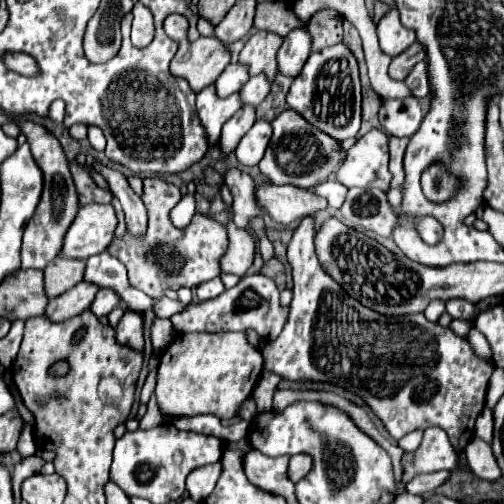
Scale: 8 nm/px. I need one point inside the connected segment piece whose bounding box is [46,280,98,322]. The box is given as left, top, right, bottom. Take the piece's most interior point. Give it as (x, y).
(77, 299)

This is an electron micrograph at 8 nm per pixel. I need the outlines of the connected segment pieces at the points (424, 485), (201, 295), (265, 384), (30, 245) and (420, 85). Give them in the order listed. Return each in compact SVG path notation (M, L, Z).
M434 472L434 474L418 474L410 484L408 484L408 492L412 494L432 494L436 492L442 484L446 484L446 480L450 478L452 472Z
M212 278L212 280L208 280L208 282L204 282L204 284L200 284L196 288L196 296L198 296L200 302L206 302L206 300L212 300L212 298L220 296L224 290L226 288L224 288L222 280L220 278Z
M262 372L256 388L254 388L254 400L256 400L256 408L258 408L258 414L260 412L268 412L272 410L272 396L274 392L278 390L278 382L280 382L280 376L272 374L272 372Z
M20 120L16 122L20 126L20 132L26 136L32 156L36 164L40 164L44 172L44 192L40 198L40 204L30 218L26 230L24 230L24 240L22 240L22 270L34 268L34 270L44 270L48 262L52 262L64 244L64 232L68 232L76 212L80 210L80 202L76 200L76 186L68 168L68 158L64 148L60 146L58 138L42 124L36 124L32 120Z
M418 62L414 66L414 70L408 74L408 78L404 80L408 84L408 88L412 90L412 94L418 100L424 100L430 96L430 80L428 80L428 62Z

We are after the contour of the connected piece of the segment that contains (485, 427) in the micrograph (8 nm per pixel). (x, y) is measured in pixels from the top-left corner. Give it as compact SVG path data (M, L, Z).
M484 408L476 420L474 434L482 438L486 444L492 444L492 408Z

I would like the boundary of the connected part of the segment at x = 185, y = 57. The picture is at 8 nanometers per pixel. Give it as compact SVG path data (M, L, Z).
M172 14L164 20L164 32L178 42L178 52L176 56L172 58L172 64L170 64L170 72L174 72L174 76L180 76L180 78L186 78L192 86L192 90L200 92L204 86L208 84L214 84L216 82L216 76L220 76L220 72L224 72L224 68L230 64L230 50L220 44L220 40L216 40L216 36L210 36L210 38L198 38L196 42L190 42L188 36L186 36L186 22L182 22L182 16L180 14Z

